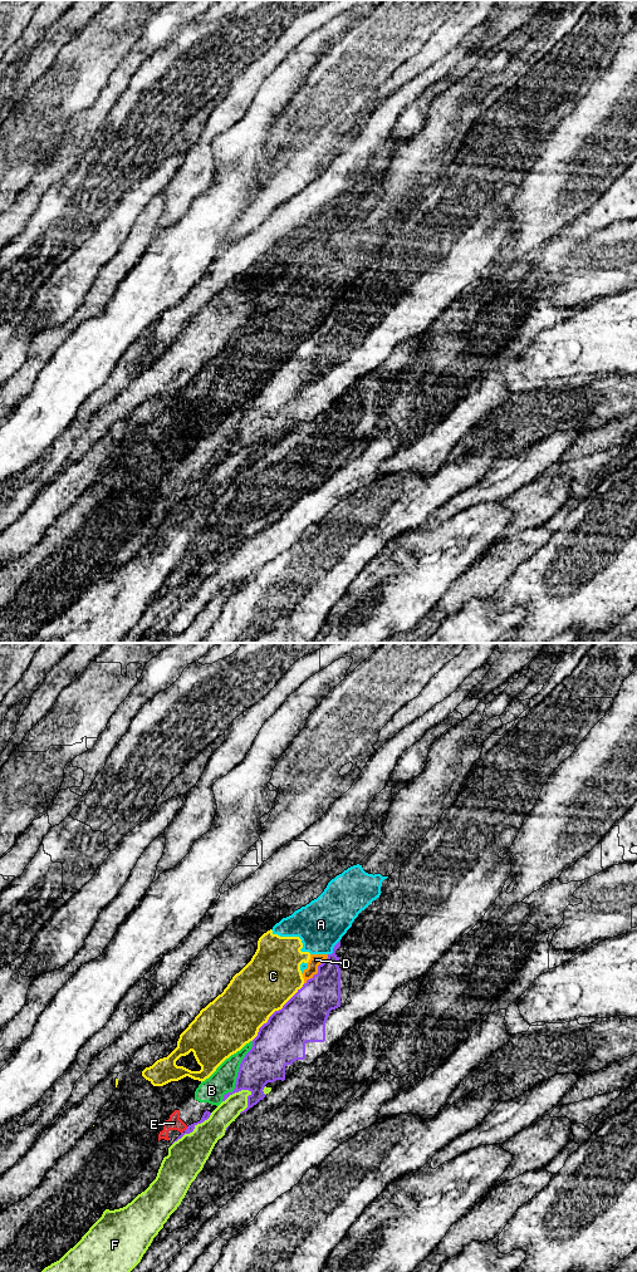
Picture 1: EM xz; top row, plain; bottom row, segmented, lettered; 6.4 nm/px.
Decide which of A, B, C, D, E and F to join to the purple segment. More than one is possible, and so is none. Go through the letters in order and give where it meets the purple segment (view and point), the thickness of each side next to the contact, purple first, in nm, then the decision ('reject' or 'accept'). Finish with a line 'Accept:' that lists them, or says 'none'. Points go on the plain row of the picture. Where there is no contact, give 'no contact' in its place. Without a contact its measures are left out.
A: contact xz (333, 305); calibres 200 and 320 nm; reject
B: contact xz (238, 430); calibres 260 and 160 nm; reject
C: contact xz (275, 368); calibres 300 and 360 nm; reject
D: contact xz (318, 327); calibres 260 and 80 nm; reject
E: contact xz (185, 487); calibres 50 and 90 nm; reject
F: contact xz (236, 448); calibres 240 and 140 nm; reject
Accept: none

